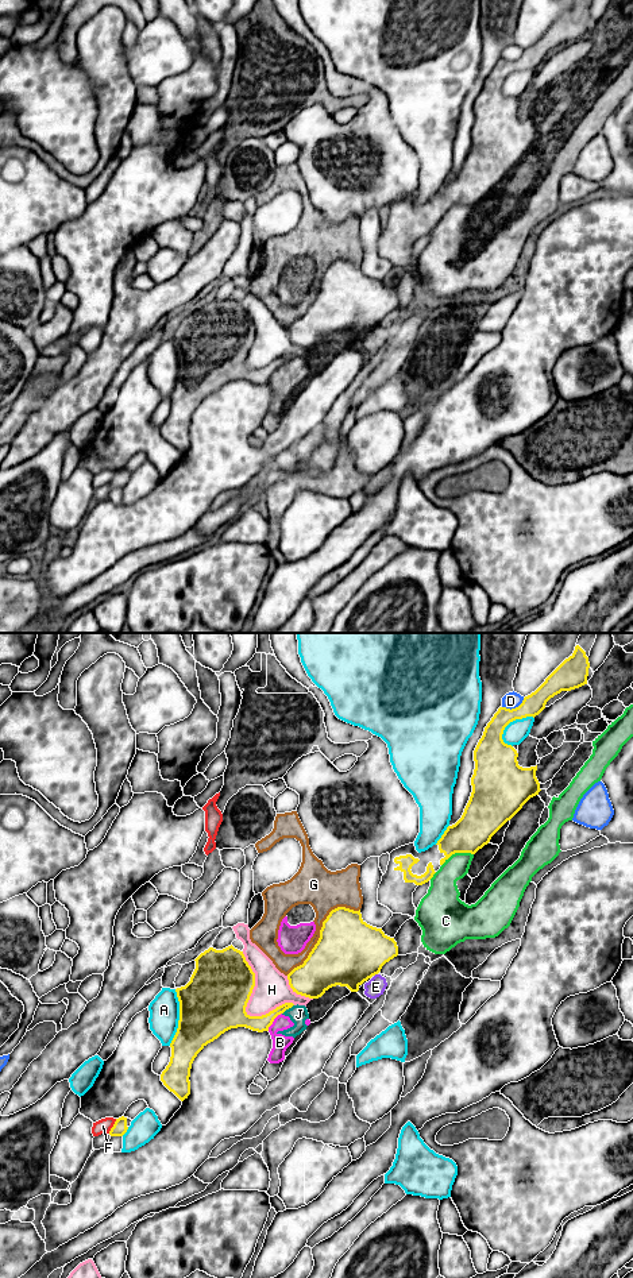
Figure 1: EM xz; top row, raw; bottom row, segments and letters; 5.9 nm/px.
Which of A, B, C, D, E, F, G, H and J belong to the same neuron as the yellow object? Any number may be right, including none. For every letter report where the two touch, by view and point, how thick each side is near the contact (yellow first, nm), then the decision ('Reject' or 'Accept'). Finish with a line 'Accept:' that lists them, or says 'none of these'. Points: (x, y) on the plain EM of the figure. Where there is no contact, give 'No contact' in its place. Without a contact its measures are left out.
A: Touches yellow at xz (180, 370). Thickness 380 nm (yellow) against 180 nm. Reject
B: Touches yellow at xz (273, 373). Thickness 160 nm (yellow) against 100 nm. Reject
C: Touches yellow at xz (456, 204). Thickness 220 nm (yellow) against 170 nm. Accept
D: Touches yellow at xz (513, 61). Thickness 140 nm (yellow) against 100 nm. Reject
E: Touches yellow at xz (375, 325). Thickness 400 nm (yellow) against 110 nm. Reject
F: Touches yellow at xz (114, 478). Thickness 90 nm (yellow) against 90 nm. Reject
G: Touches yellow at xz (320, 284). Thickness 400 nm (yellow) against 240 nm. Reject
H: Touches yellow at xz (246, 358). Thickness 380 nm (yellow) against 220 nm. Reject
J: Touches yellow at xz (288, 360). Thickness 100 nm (yellow) against 110 nm. Reject
Accept: C

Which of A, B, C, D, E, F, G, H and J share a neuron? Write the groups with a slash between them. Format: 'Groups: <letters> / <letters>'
Groups: A / B G J / C / D / E / F / H

